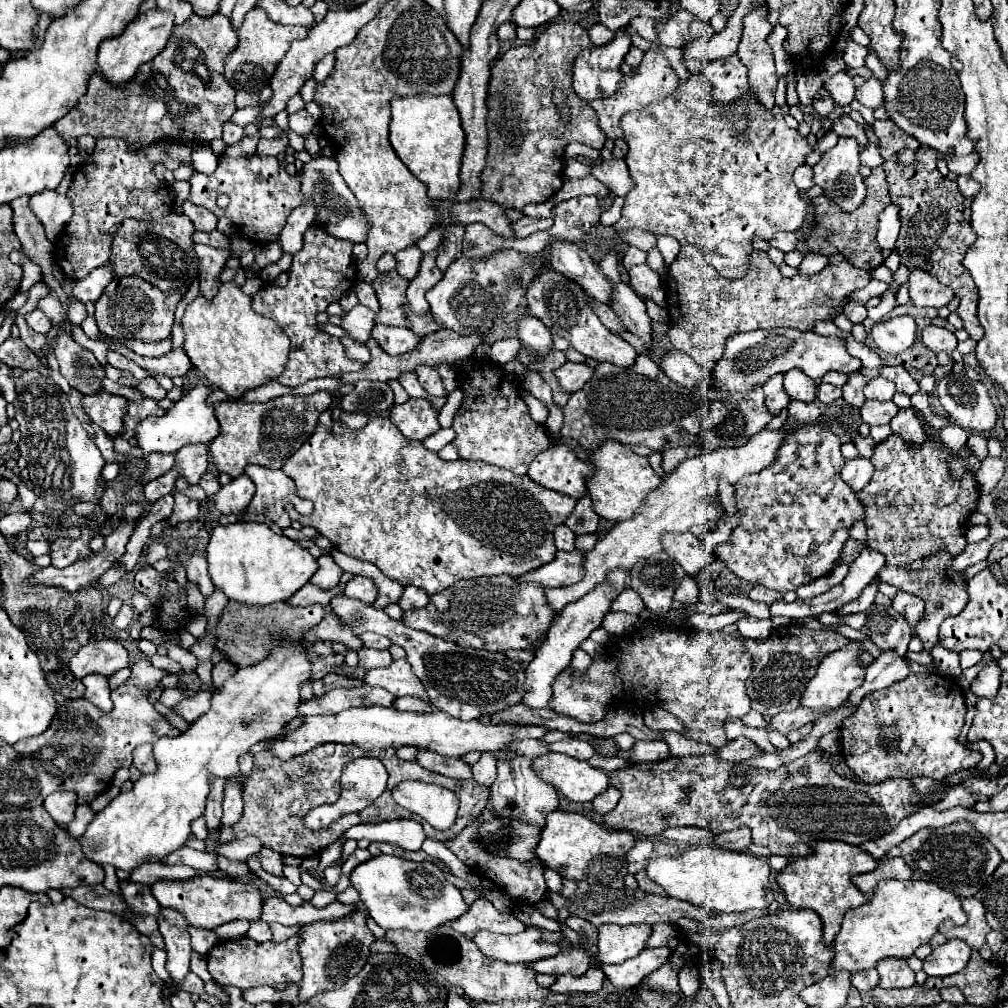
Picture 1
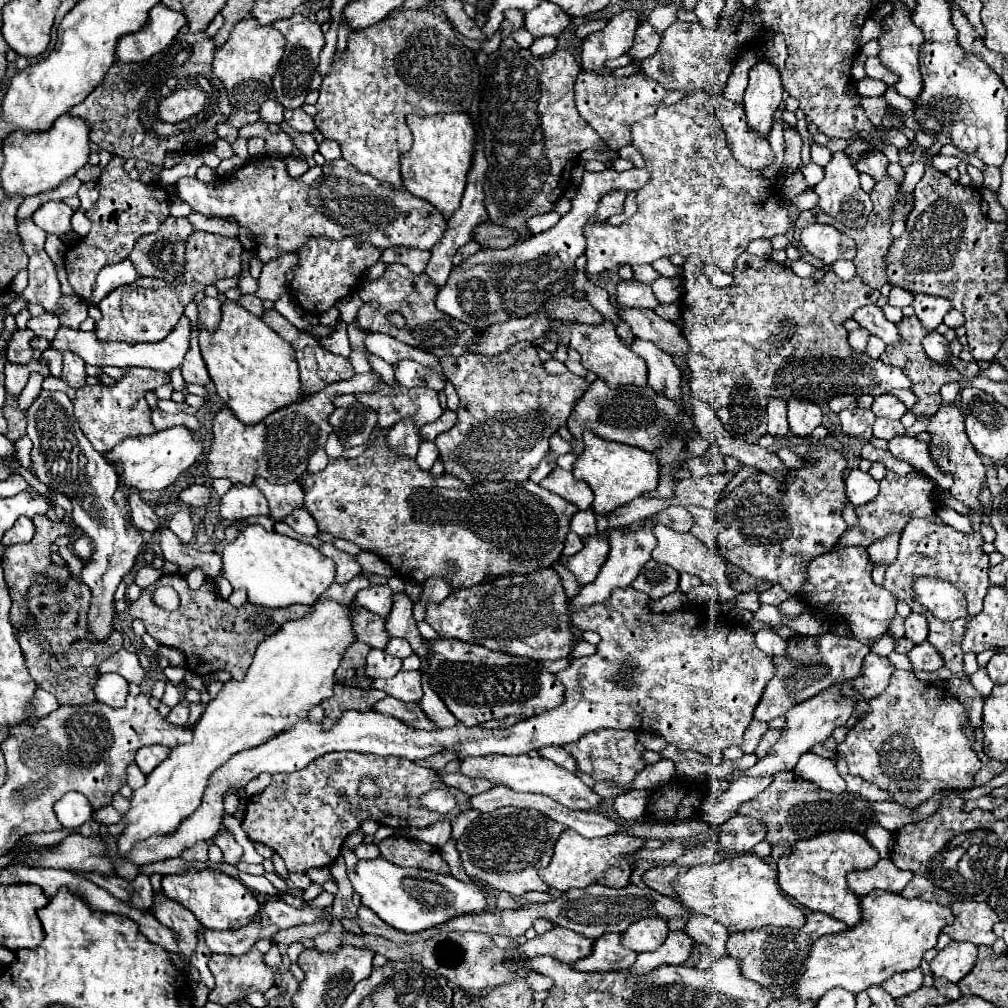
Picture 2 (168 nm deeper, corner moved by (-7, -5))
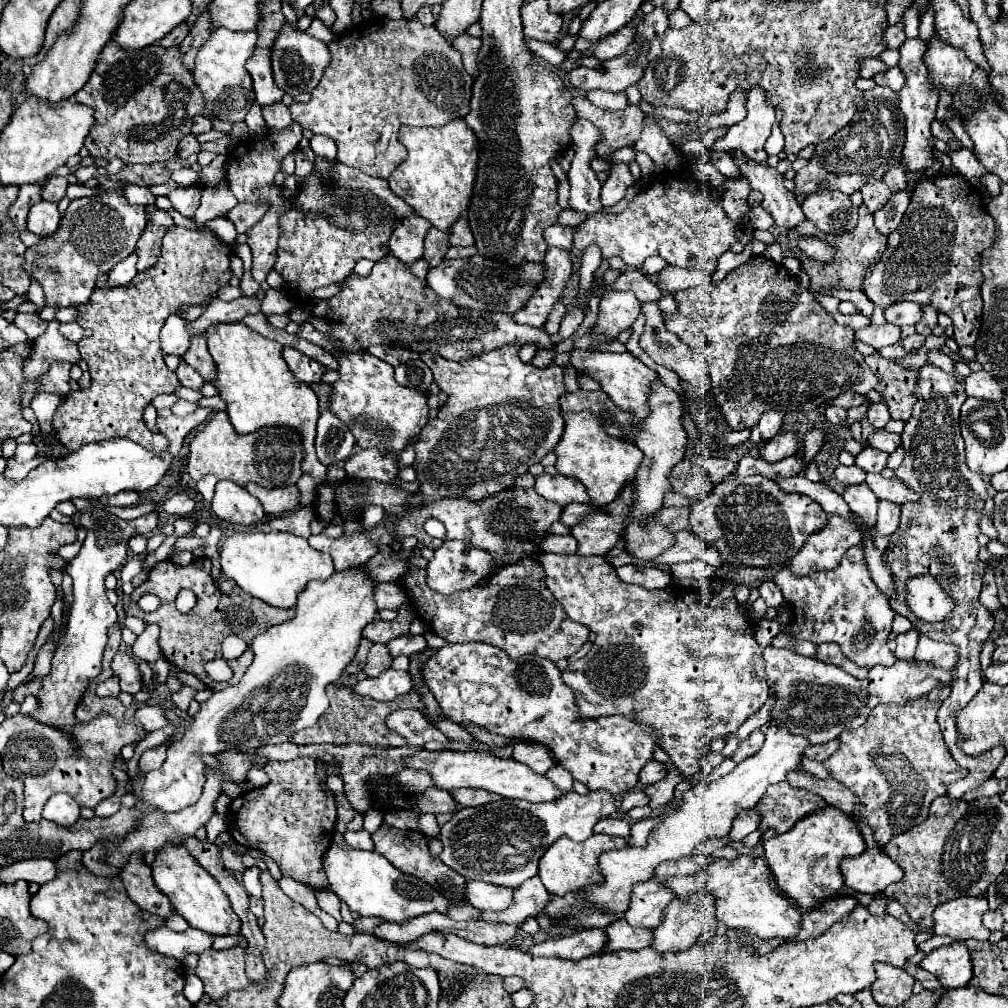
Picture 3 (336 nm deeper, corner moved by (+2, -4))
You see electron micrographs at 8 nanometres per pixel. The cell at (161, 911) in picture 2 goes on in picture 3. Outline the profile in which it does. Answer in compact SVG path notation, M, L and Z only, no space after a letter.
M133 854L129 862L121 868L121 880L125 882L125 890L129 898L145 912L155 914L167 920L173 914L169 898L161 894L153 882L151 868L143 862L141 854Z

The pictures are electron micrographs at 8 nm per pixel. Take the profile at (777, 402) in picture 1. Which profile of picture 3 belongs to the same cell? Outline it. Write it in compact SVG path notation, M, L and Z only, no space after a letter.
M767 410L767 412L761 416L759 424L757 424L759 430L761 430L761 438L763 438L763 440L771 440L771 438L779 432L781 424L783 424L783 414L777 412L777 410Z

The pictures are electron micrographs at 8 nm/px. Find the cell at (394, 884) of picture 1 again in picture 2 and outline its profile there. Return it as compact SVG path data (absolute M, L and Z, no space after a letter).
M382 857L368 861L360 859L348 871L348 879L364 907L372 909L384 923L404 933L418 933L462 913L482 913L488 907L488 893L474 883L464 883L452 875L424 869L404 869Z

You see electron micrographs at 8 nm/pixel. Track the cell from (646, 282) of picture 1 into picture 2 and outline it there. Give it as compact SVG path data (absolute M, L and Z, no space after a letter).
M636 279L620 281L616 287L616 303L622 309L654 309L658 305L652 287L638 283Z

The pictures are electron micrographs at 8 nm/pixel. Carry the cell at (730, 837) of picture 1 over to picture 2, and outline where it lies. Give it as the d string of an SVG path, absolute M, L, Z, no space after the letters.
M736 815L722 825L720 847L724 851L748 853L756 843L760 843L766 835L766 825L754 817Z

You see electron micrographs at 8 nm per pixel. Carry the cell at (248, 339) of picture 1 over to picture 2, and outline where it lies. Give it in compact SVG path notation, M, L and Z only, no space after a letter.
M234 301L222 305L222 321L216 333L200 331L200 349L218 395L246 425L256 425L270 413L306 397L290 343Z

